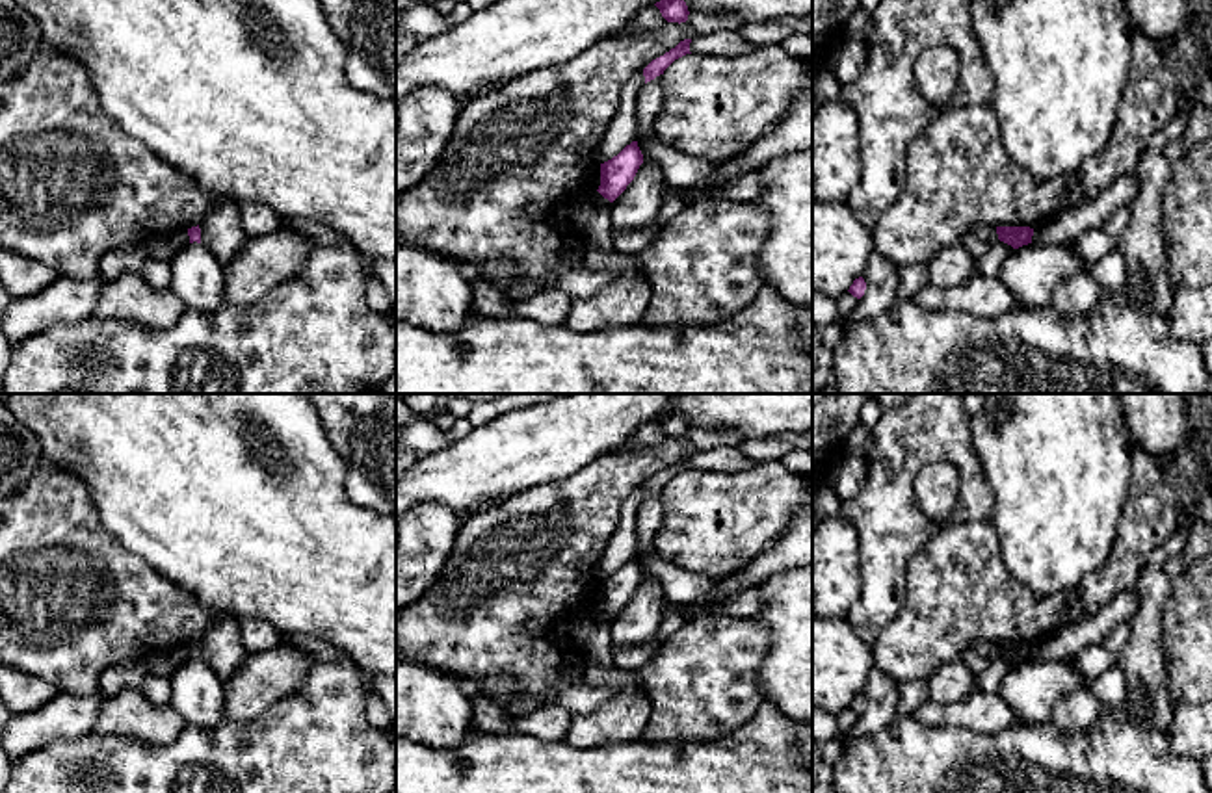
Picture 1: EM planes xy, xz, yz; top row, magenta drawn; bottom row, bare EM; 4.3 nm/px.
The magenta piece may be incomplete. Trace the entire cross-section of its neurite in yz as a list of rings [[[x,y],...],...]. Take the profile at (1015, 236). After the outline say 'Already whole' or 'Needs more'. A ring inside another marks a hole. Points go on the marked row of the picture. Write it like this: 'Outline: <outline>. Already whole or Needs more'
Outline: [[[996,227],[998,240],[1019,249],[1032,243],[1034,228],[1030,227]]]. Already whole

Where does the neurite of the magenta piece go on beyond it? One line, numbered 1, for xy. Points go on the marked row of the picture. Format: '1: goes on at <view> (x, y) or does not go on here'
1: does not go on here

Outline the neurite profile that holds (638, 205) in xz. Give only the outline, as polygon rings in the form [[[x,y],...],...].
[[[643,160],[634,180],[612,202],[612,227],[634,230],[654,223],[667,188],[662,167]]]

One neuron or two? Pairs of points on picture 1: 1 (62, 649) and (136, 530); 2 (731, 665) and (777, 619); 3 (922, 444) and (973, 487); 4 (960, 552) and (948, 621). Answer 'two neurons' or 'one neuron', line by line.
1: two neurons
2: two neurons
3: one neuron
4: one neuron

